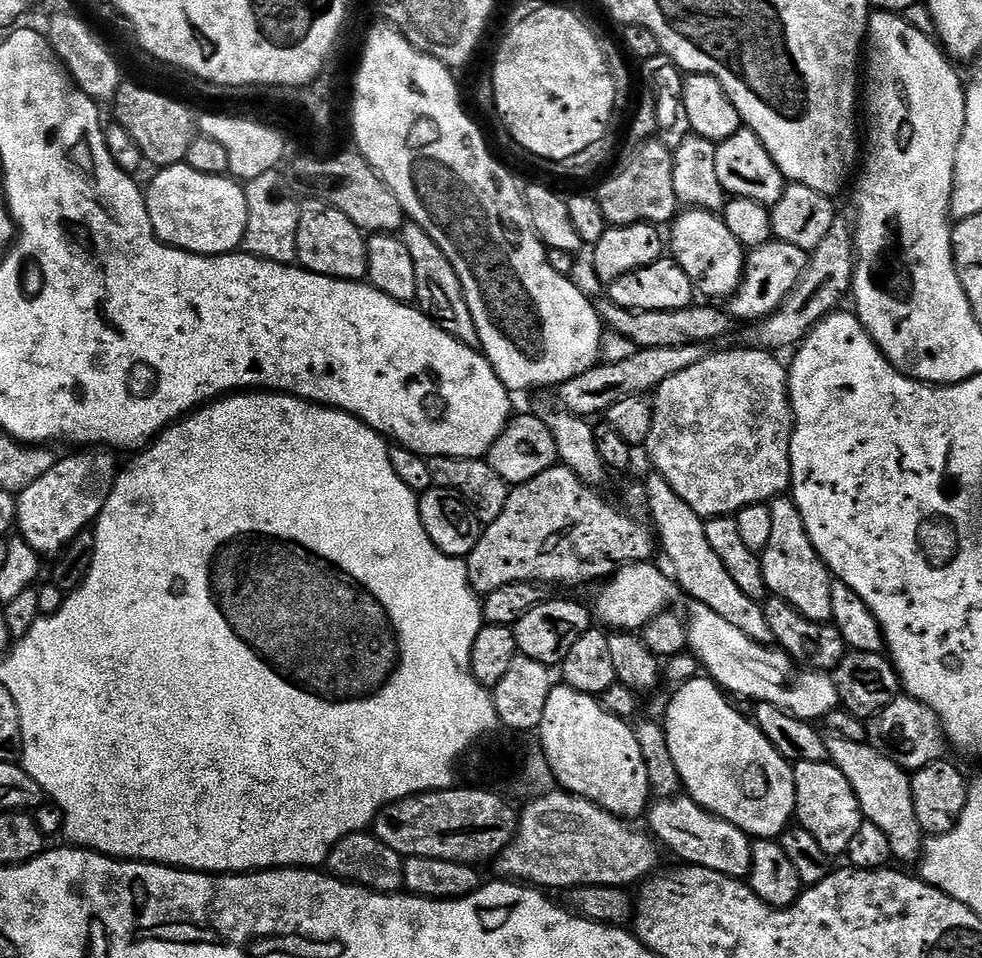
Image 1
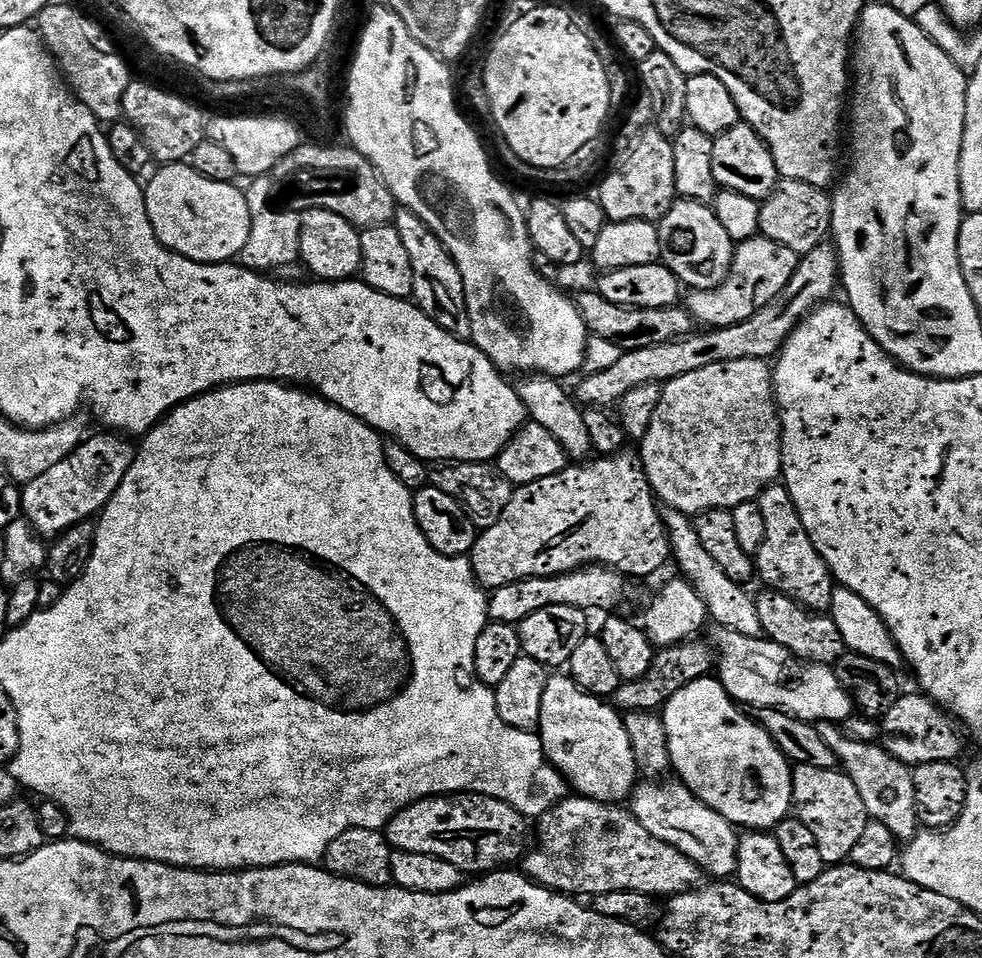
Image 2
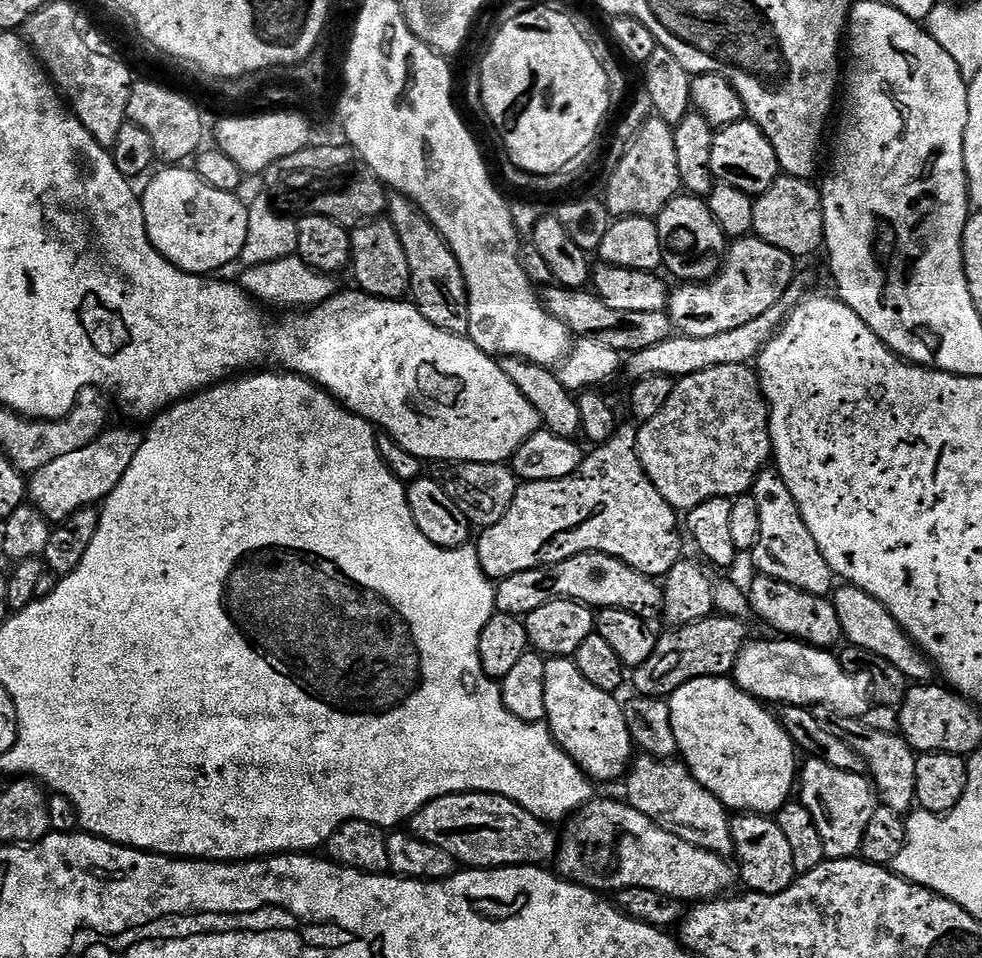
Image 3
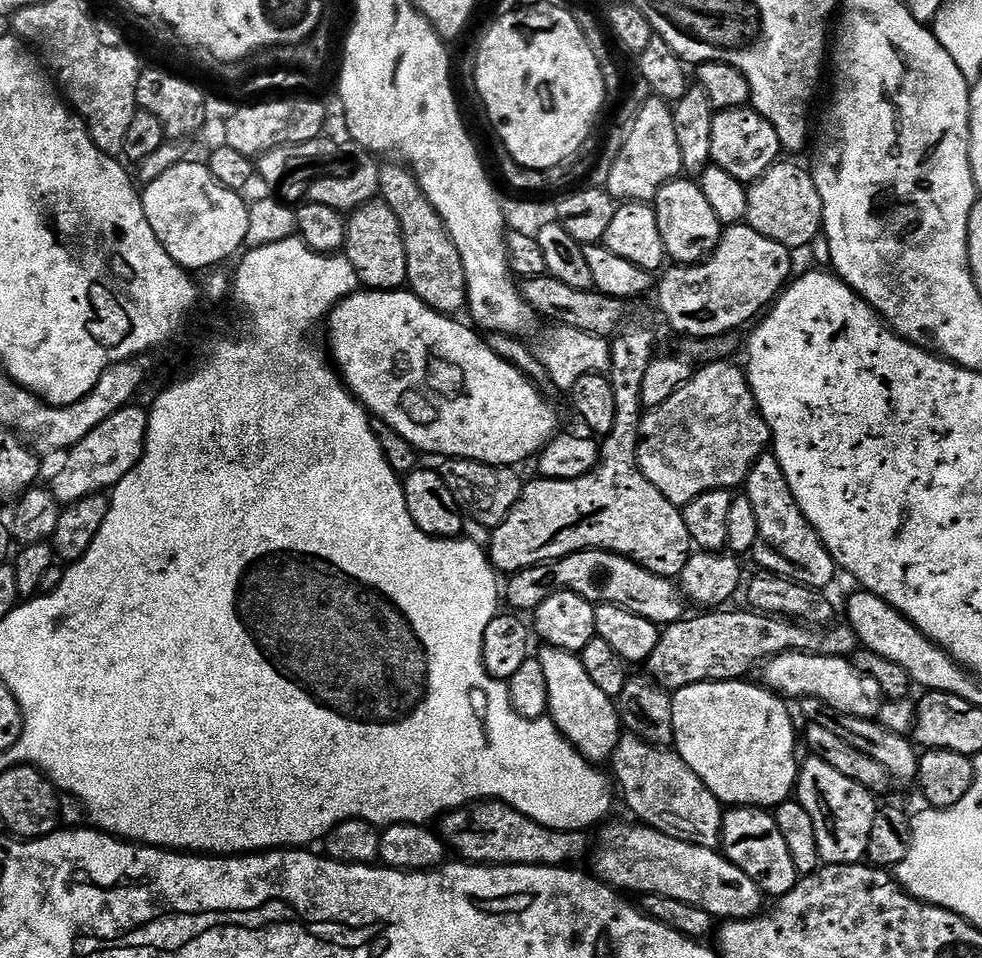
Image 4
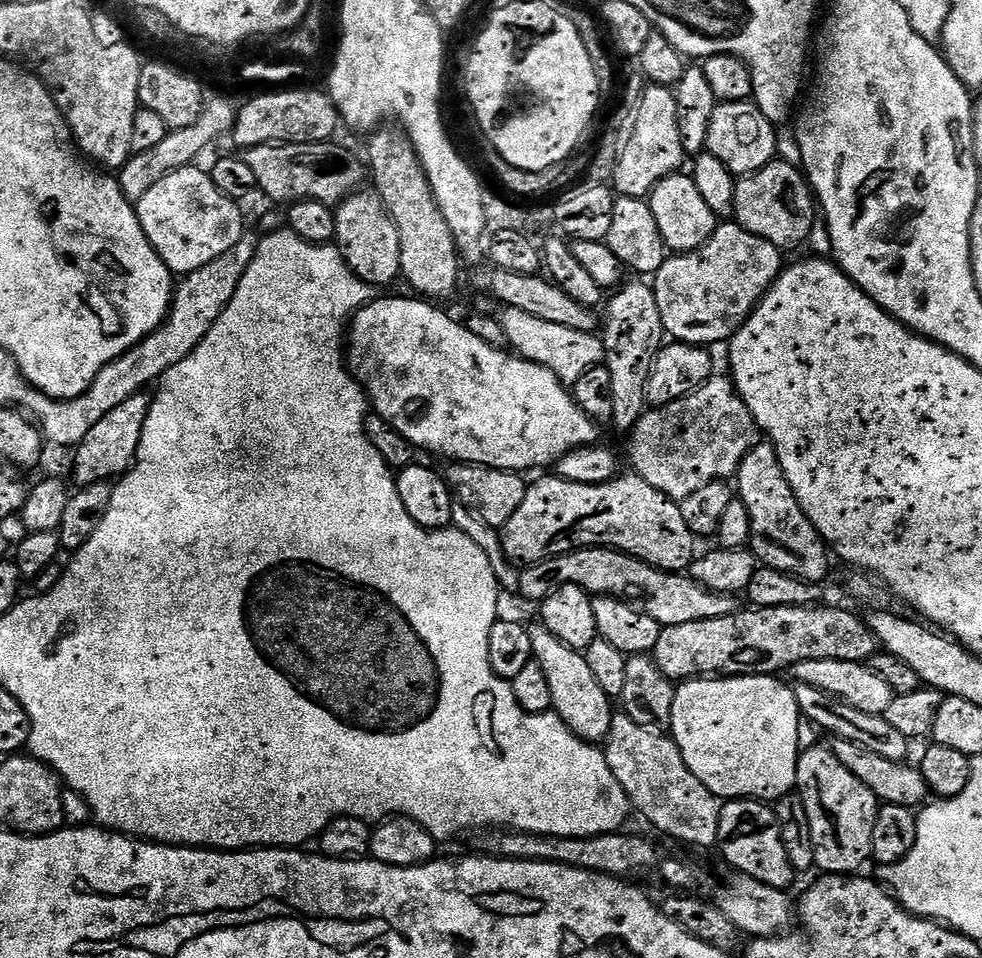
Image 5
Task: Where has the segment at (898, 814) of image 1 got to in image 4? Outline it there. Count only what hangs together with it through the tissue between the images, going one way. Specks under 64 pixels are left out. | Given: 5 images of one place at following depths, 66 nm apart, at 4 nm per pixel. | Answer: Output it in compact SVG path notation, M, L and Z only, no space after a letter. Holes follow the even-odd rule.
M803 697L799 701L800 712L805 716L805 721L823 726L825 730L830 730L830 734L842 738L842 742L846 742L850 746L854 746L854 750L862 750L866 754L870 754L870 758L874 758L874 762L878 762L878 766L882 766L888 771L889 777L893 781L917 779L919 770L920 756L915 743L908 736L899 736L894 734L894 730L886 730L886 726L882 726L879 720L867 720L866 718L858 718L854 714L842 714L842 710L834 710L834 706L830 706L826 702L822 702L818 698Z

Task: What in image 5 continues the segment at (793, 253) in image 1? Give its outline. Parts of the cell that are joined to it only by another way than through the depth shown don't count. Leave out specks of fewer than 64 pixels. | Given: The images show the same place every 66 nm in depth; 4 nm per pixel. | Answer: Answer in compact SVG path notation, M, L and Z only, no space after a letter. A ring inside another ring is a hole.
M724 222L717 226L714 234L698 250L669 255L651 281L654 294L658 298L658 314L662 314L665 333L681 344L713 346L719 340L731 341L736 331L748 321L756 305L763 300L764 293L779 278L782 271L780 256L781 249L766 242L766 238L750 234L741 224L735 222Z

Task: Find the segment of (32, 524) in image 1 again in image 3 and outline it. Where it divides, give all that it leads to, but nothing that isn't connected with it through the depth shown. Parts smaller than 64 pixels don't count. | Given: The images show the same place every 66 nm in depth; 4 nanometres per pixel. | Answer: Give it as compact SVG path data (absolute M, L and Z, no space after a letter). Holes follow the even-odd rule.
M111 428L82 446L82 450L54 458L50 466L42 466L42 470L31 473L27 499L47 520L63 522L78 510L99 505L108 499L118 482L122 482L122 474L130 470L130 462L134 462L134 454L138 454L142 436L132 428Z

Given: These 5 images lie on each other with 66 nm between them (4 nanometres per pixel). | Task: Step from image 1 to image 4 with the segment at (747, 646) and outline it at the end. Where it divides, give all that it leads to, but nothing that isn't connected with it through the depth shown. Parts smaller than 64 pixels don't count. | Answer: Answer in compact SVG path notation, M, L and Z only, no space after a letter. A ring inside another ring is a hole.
M783 652L781 656L773 656L771 660L767 661L763 665L762 671L764 671L765 680L763 683L781 697L796 696L795 698L803 698L809 696L810 698L818 698L822 702L834 706L834 710L842 710L842 714L854 714L858 718L876 719L878 710L884 705L886 699L878 686L878 682L874 682L874 678L863 676L852 665L851 659L843 656L815 656L813 652Z

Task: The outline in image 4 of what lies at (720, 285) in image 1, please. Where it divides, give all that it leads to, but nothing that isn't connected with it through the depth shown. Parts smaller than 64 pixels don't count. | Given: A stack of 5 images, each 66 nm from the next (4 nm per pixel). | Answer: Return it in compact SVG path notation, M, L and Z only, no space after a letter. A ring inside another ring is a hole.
M681 178L662 186L656 195L654 207L667 259L676 266L707 261L718 246L722 226L710 202L706 202L706 194L702 194L699 183L692 178Z

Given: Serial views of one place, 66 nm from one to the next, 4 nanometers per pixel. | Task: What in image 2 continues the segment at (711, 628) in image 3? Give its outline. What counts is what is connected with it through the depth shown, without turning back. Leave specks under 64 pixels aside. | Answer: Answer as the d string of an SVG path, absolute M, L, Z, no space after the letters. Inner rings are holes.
M693 638L669 648L659 649L650 670L646 670L646 674L642 674L636 680L625 680L620 683L614 697L615 707L621 713L638 710L655 712L663 709L664 703L674 694L678 694L682 686L690 686L690 682L709 675L717 667L718 656L711 643L710 645L703 644L702 641L703 639Z

